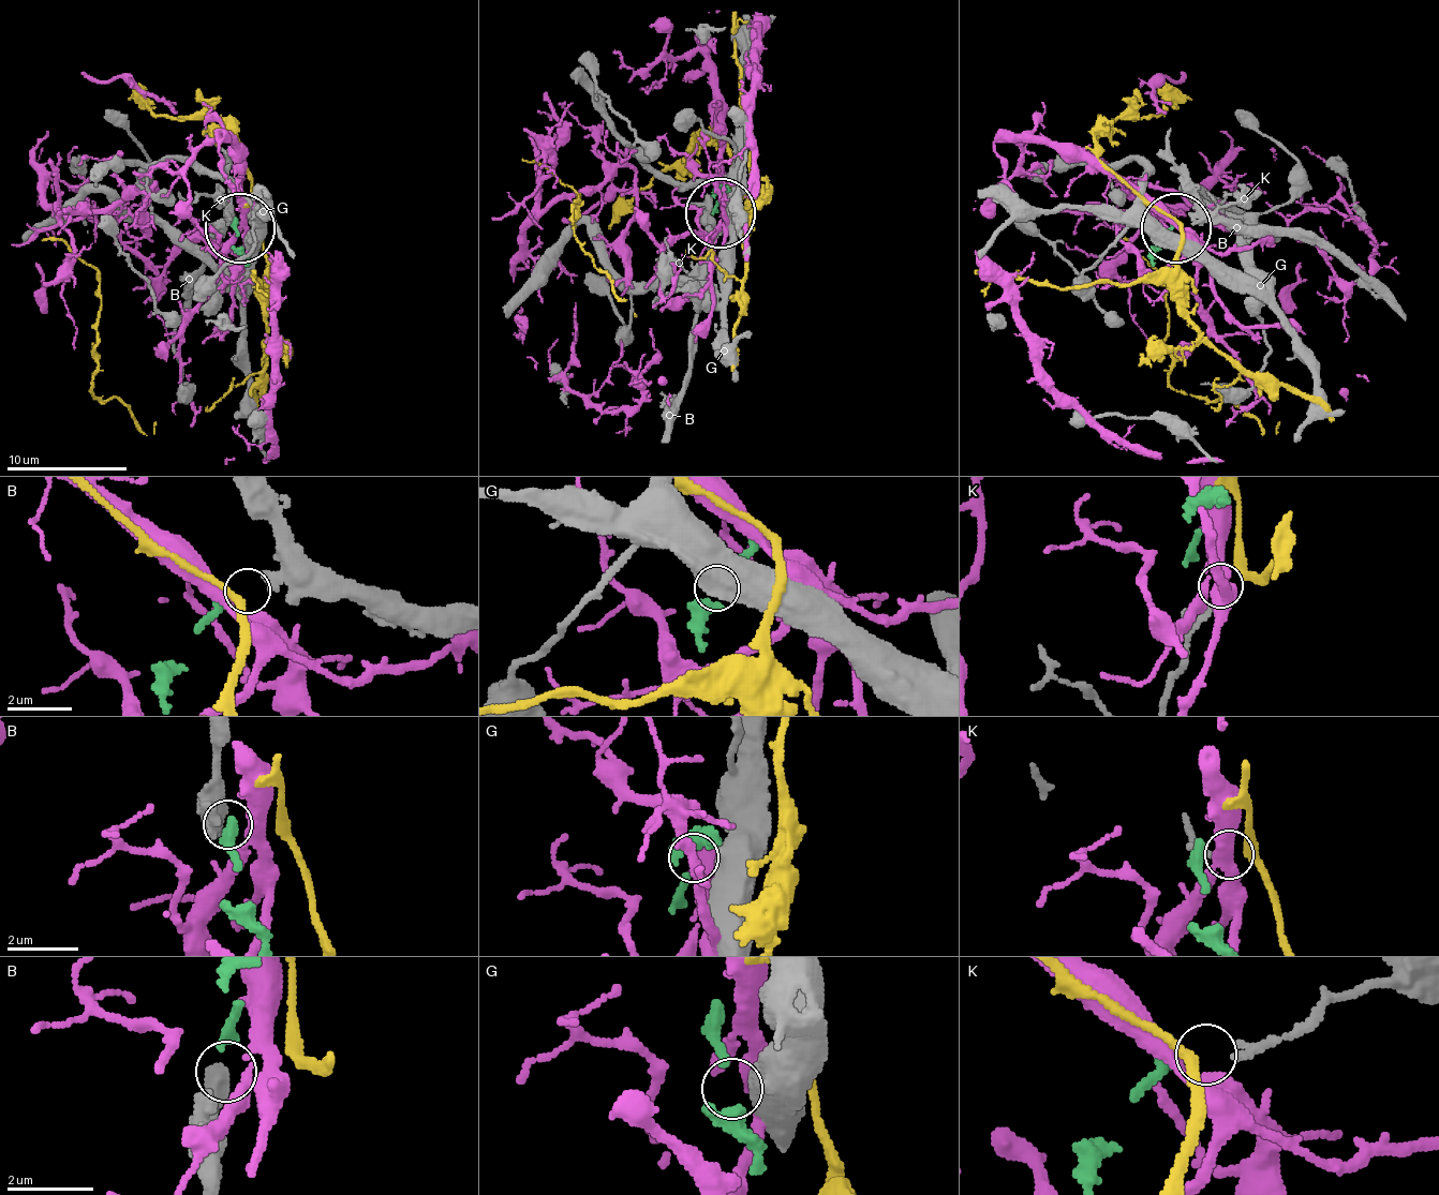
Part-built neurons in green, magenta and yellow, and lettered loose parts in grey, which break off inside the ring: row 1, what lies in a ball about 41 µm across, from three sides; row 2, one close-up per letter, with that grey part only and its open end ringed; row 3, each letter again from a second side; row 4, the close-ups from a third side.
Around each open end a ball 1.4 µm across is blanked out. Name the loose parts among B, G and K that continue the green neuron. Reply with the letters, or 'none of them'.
B

